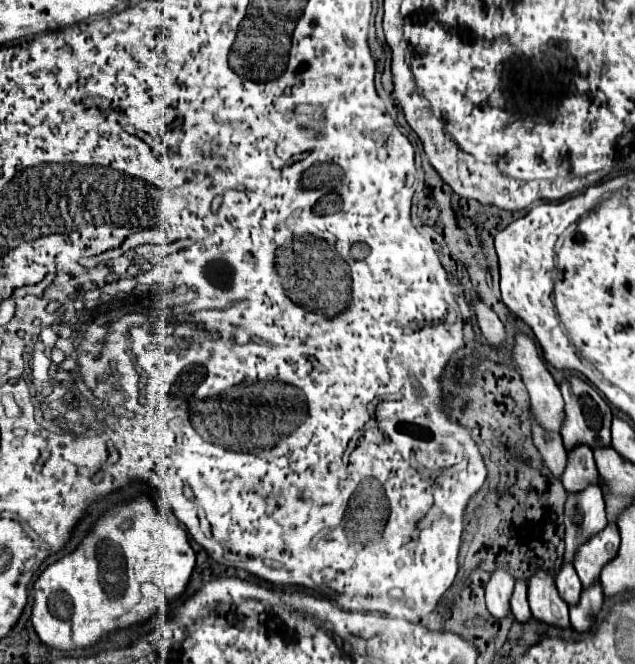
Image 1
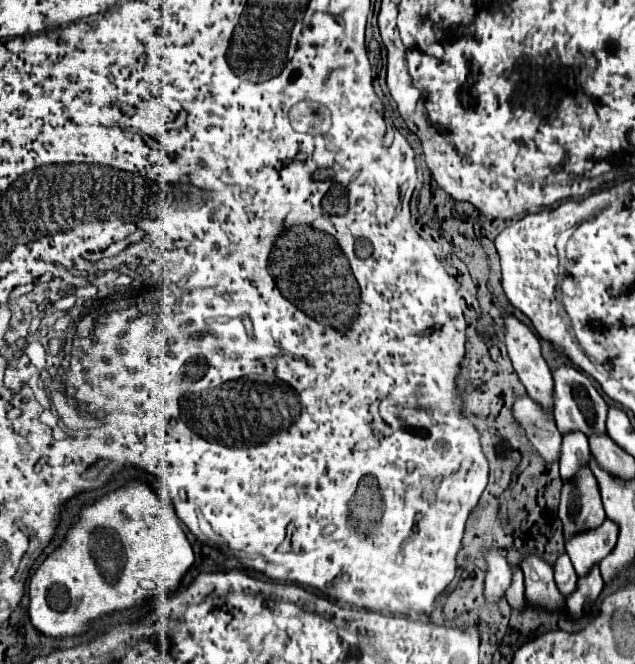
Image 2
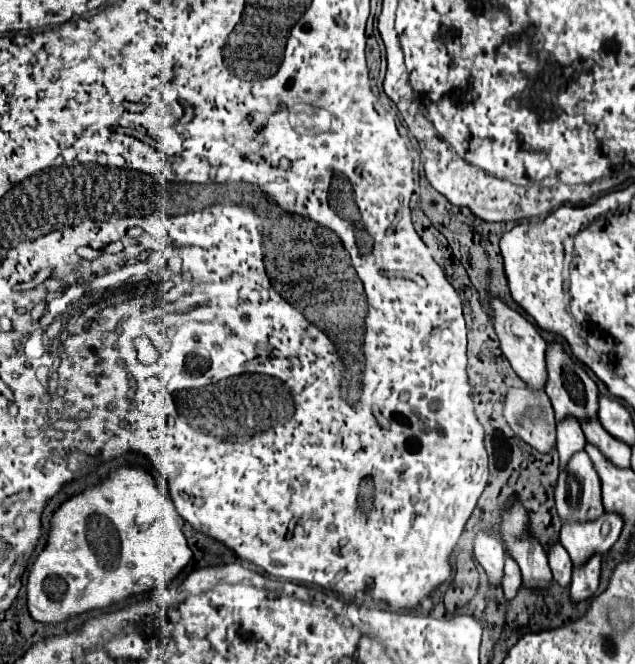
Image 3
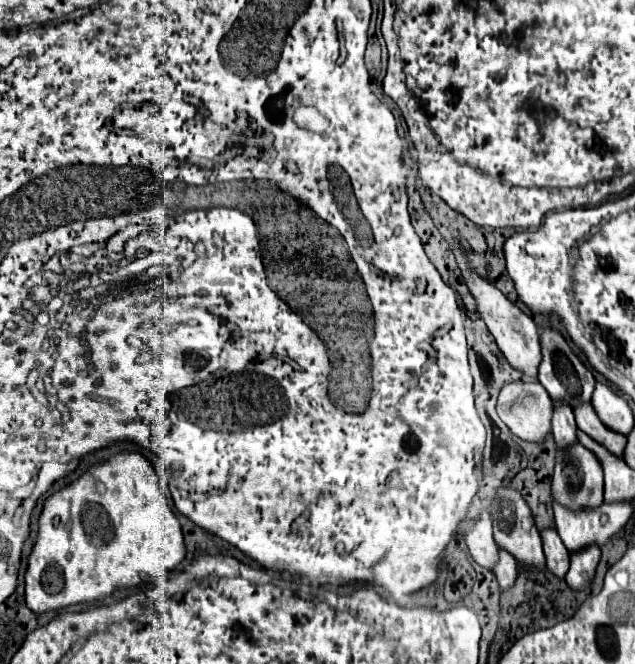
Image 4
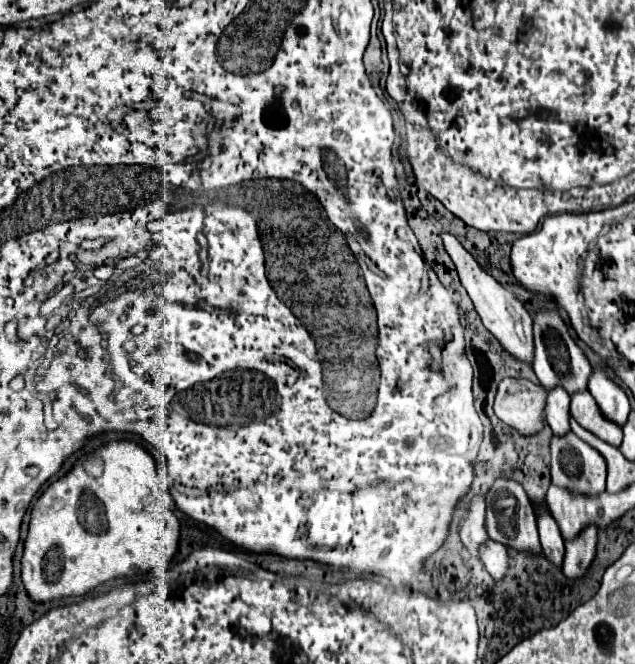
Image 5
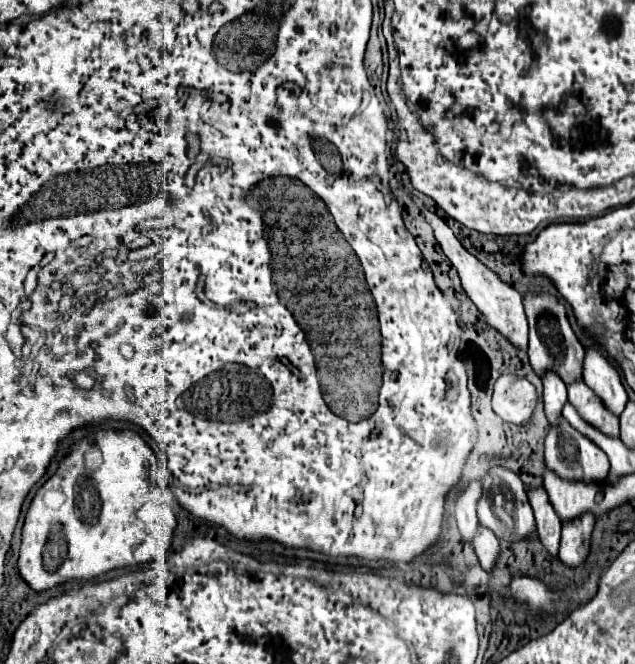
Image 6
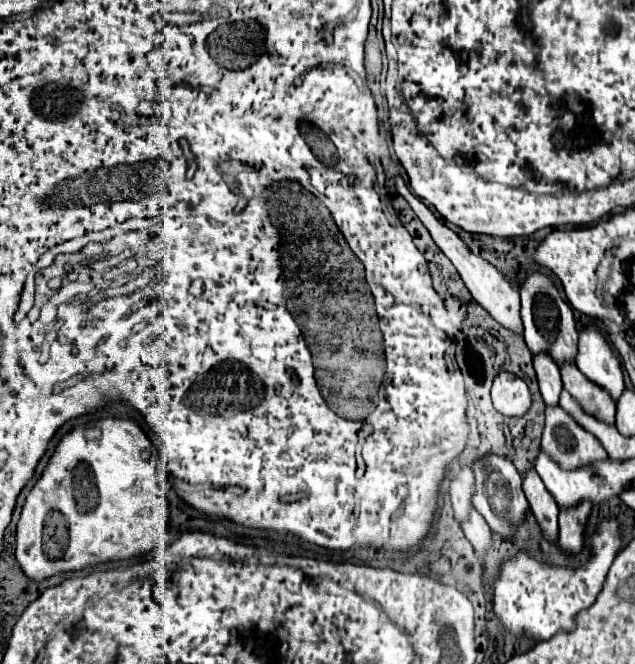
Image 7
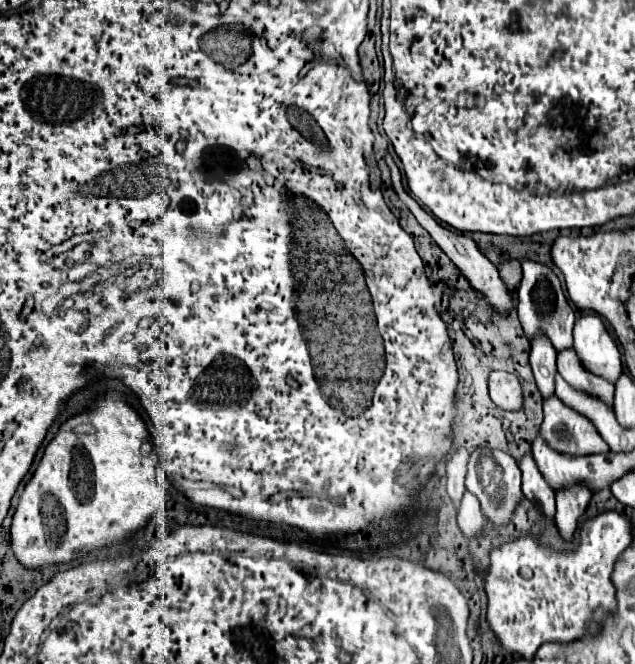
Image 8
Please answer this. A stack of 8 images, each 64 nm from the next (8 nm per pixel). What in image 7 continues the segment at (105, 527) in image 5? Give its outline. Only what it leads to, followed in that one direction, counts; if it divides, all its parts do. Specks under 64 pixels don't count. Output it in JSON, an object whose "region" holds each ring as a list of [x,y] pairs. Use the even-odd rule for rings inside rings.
{"region":[[[108,416],[94,422],[100,430],[98,440],[88,440],[82,428],[72,428],[56,444],[44,472],[28,492],[20,520],[16,524],[16,560],[26,576],[40,582],[56,572],[80,570],[106,560],[124,560],[164,546],[168,526],[168,502],[156,482],[158,450],[148,440],[140,424],[128,416]],[[52,510],[64,514],[64,526],[58,530],[48,518]]]}

